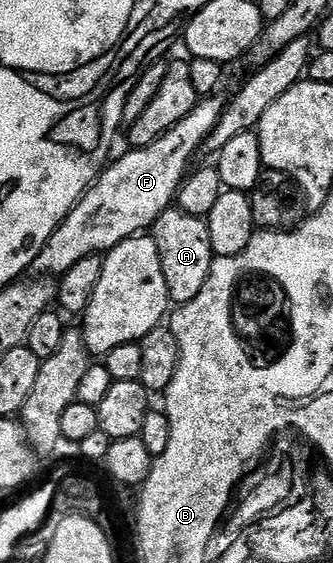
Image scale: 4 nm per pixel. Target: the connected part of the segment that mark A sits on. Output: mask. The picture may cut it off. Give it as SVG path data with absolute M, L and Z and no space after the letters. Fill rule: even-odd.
M169 209L161 213L161 217L157 217L153 238L157 245L157 253L161 253L161 273L165 273L168 300L175 305L193 301L193 297L197 297L197 293L205 289L211 263L217 257L213 241L209 237L206 218L178 209Z

